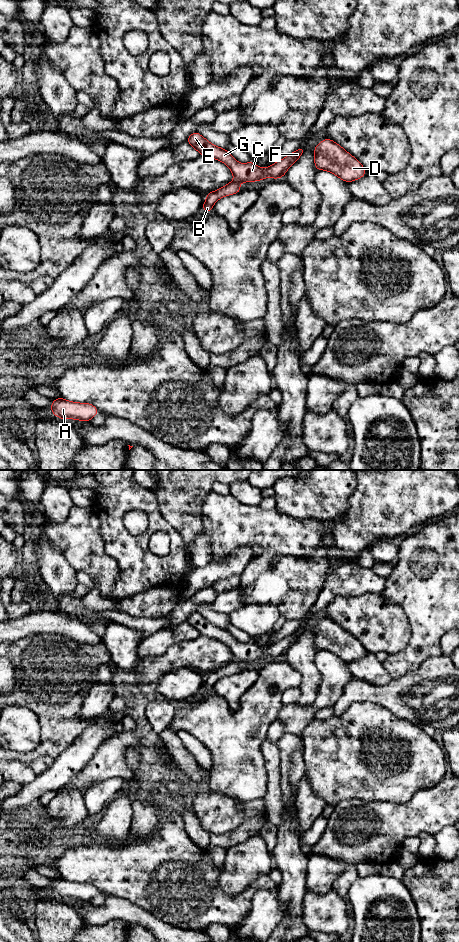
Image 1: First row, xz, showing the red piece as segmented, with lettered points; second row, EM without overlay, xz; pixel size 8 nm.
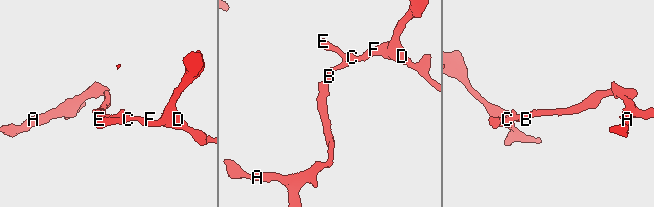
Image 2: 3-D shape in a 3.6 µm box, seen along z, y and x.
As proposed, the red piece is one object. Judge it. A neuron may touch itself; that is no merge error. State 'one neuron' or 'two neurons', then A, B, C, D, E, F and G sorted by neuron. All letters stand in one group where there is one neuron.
two neurons; A B / C D E F G

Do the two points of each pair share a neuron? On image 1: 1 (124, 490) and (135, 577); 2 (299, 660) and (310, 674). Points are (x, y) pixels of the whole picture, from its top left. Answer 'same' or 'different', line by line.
1: same
2: same

